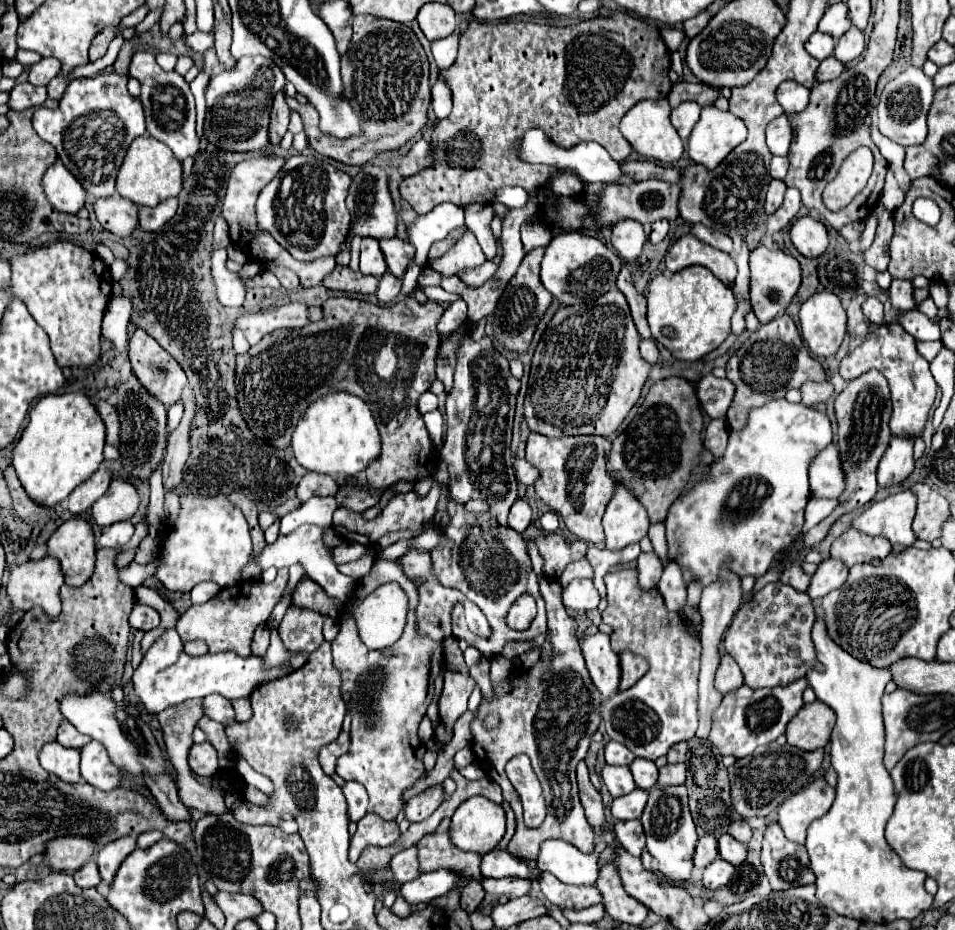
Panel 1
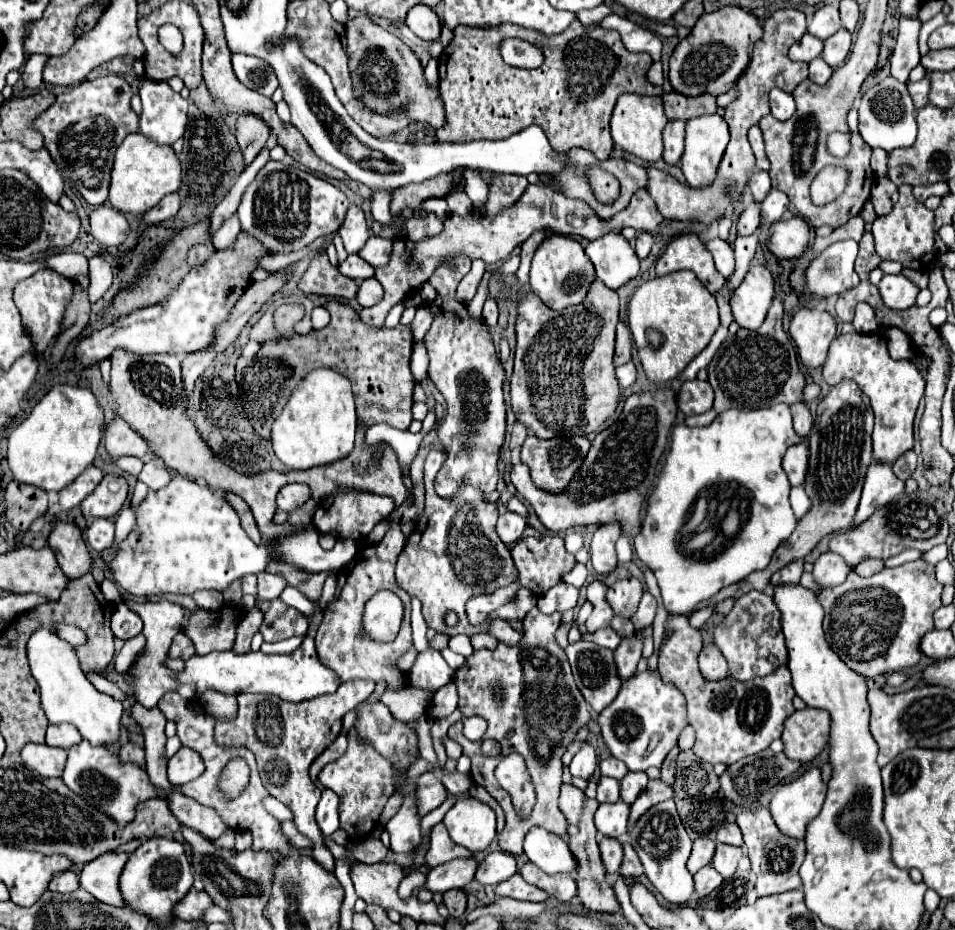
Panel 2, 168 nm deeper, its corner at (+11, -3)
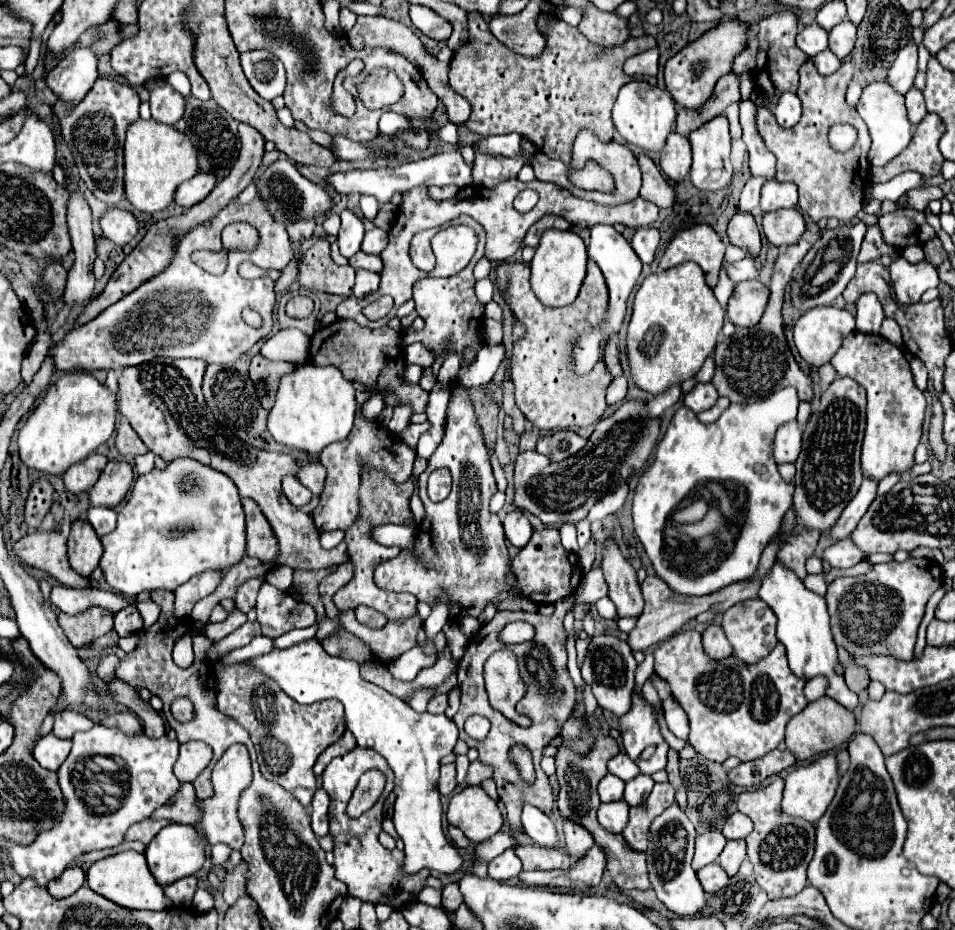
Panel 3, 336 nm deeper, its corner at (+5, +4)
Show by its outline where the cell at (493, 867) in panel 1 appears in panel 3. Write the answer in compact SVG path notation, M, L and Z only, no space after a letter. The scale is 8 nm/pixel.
M506 850L488 864L488 876L494 880L510 880L522 872L522 864L514 850Z

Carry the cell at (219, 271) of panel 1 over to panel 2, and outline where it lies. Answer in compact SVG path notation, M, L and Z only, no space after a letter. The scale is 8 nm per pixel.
M264 147L262 153L260 153L260 155L244 169L244 173L238 177L238 181L234 183L234 187L230 189L230 193L228 193L228 195L218 203L218 207L212 211L212 215L210 215L212 227L208 229L208 235L210 235L210 237L214 237L214 233L222 227L222 223L236 213L238 203L240 203L246 187L252 183L252 179L258 175L258 171L260 171L268 161L270 161L270 149Z

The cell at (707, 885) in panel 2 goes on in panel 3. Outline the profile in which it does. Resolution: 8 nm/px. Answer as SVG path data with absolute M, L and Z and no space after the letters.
M708 864L708 866L700 868L700 870L698 870L698 880L700 880L704 892L710 892L710 894L722 890L722 888L728 886L728 882L730 882L728 874L726 874L726 872L722 870L722 866L718 866L718 864Z

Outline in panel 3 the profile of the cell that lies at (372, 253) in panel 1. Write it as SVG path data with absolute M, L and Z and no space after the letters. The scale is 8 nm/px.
M356 252L350 258L350 266L370 270L370 272L382 272L382 258L374 254L366 254L366 252Z

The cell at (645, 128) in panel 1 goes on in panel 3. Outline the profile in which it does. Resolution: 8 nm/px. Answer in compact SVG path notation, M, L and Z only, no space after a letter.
M628 82L622 86L618 100L612 110L612 120L620 136L646 152L660 152L666 144L668 134L672 132L676 118L676 104L668 90L660 90L658 86L650 86L648 82Z

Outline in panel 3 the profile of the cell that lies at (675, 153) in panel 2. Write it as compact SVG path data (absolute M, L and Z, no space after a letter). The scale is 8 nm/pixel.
M672 132L666 140L666 146L660 152L660 168L668 180L680 184L686 180L692 166L690 142L688 138Z

